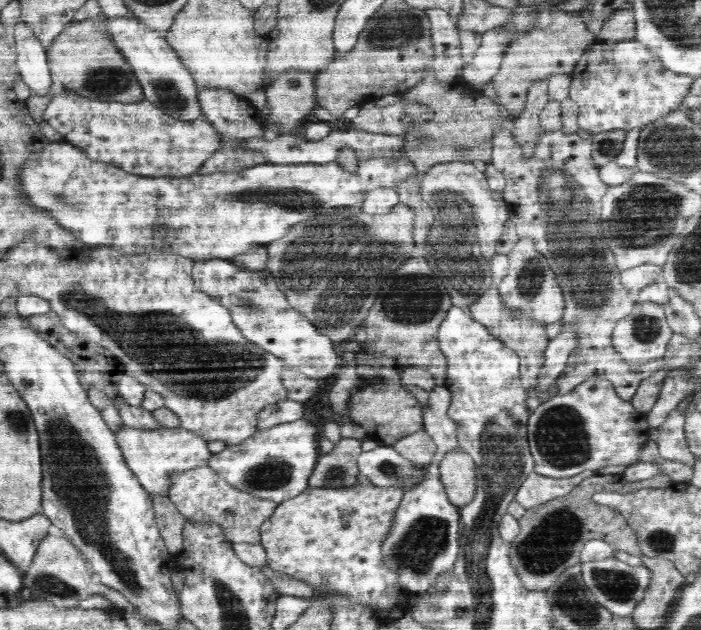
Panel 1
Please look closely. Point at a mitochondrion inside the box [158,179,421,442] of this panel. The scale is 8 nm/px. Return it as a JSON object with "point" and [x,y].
{"point":[289,199]}

